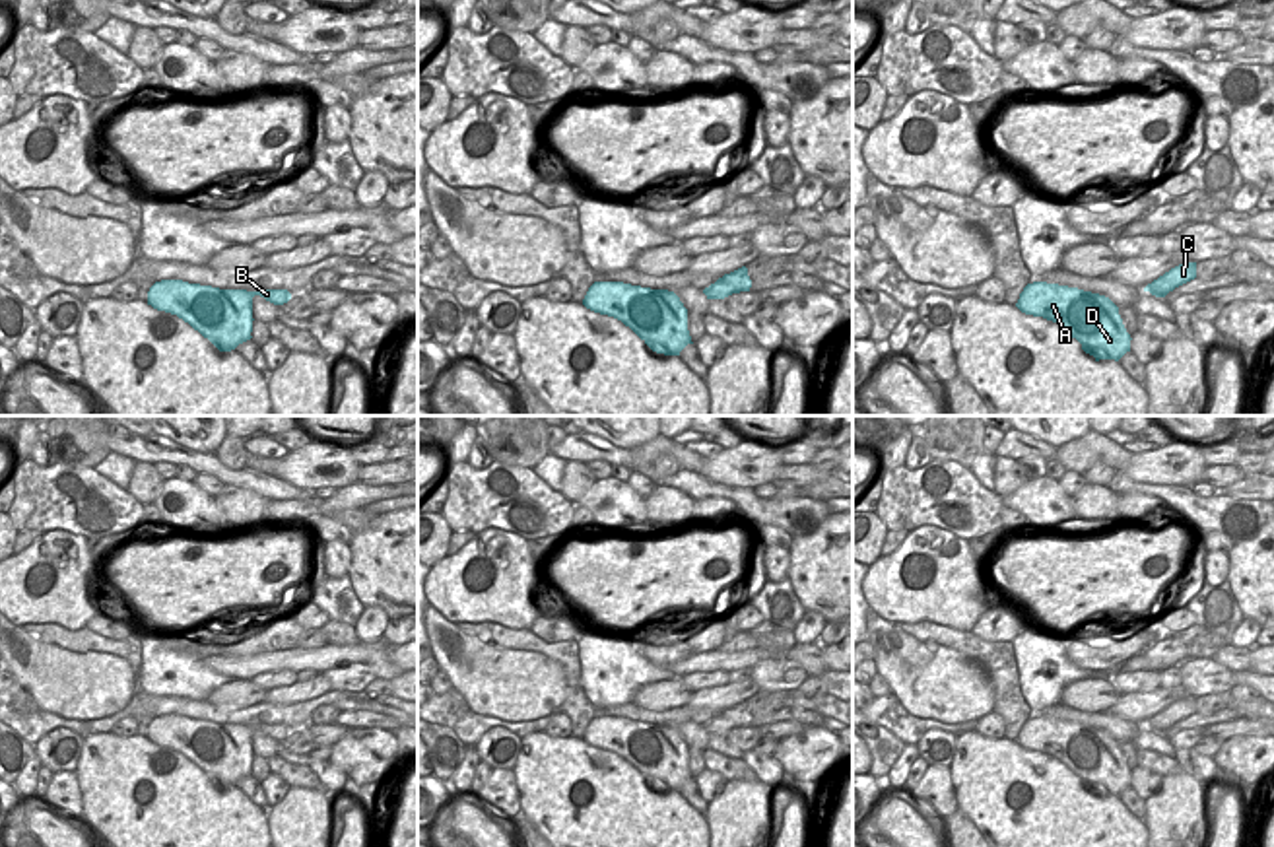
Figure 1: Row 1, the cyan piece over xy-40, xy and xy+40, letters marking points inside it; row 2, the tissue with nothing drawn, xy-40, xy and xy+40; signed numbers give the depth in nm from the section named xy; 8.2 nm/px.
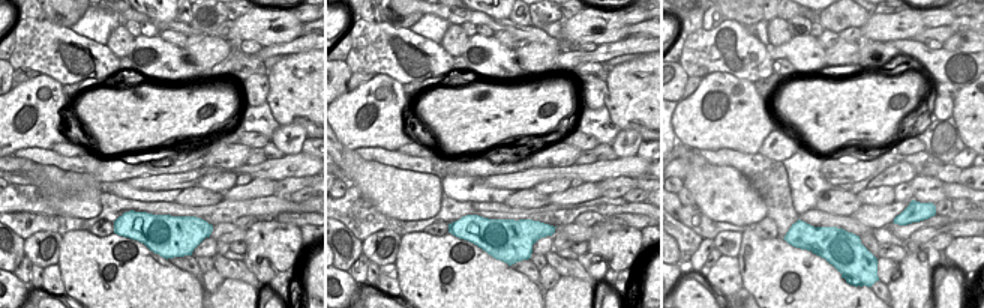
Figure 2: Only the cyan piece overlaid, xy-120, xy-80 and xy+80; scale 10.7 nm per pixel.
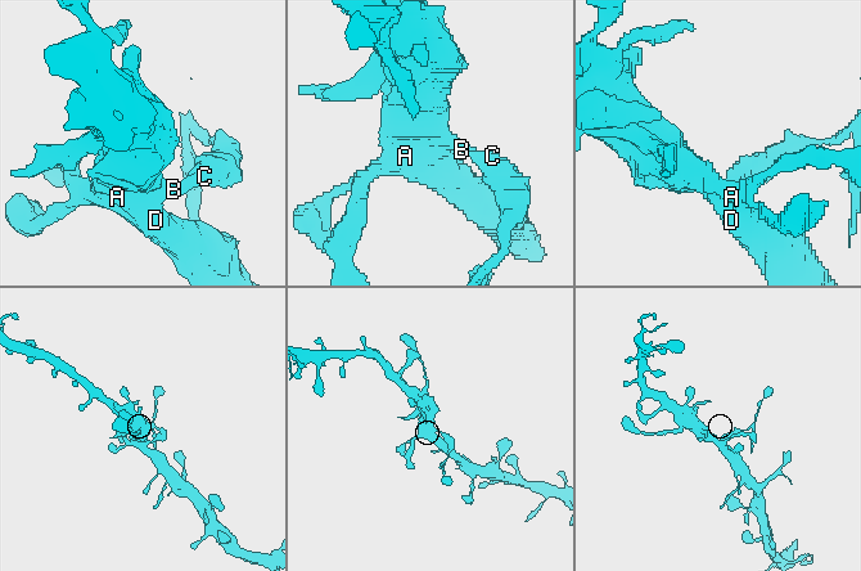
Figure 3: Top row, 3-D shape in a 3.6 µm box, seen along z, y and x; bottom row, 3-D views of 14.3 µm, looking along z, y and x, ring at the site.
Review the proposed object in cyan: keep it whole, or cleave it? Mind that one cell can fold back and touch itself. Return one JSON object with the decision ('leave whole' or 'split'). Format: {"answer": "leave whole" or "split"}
{"answer": "split"}

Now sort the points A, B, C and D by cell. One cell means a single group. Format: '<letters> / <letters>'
A B D / C

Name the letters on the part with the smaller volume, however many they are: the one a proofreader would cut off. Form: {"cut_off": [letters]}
{"cut_off": ["C"]}

